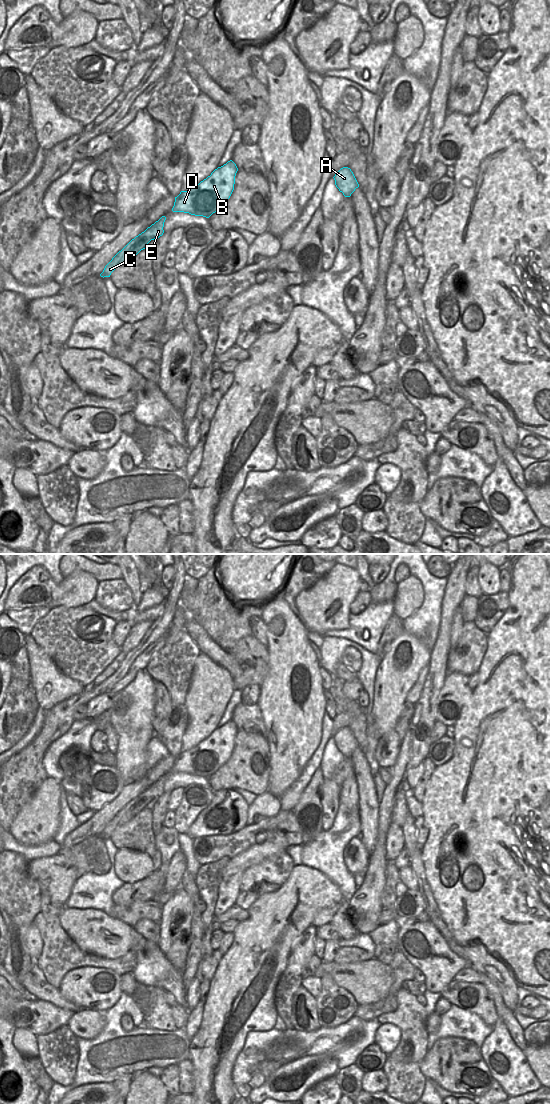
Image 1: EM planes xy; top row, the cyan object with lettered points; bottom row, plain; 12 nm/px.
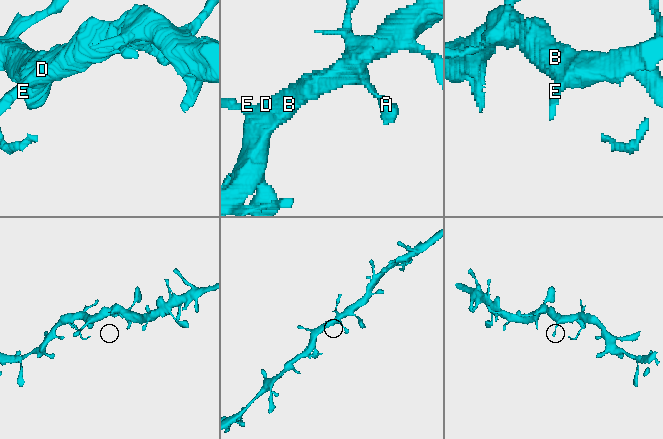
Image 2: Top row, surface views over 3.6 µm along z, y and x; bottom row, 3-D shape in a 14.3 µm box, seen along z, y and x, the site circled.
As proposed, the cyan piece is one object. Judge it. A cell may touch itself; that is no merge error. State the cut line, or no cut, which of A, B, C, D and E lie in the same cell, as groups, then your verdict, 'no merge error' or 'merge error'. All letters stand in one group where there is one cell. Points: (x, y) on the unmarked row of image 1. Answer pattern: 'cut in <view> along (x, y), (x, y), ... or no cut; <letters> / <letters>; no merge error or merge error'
no cut; A B C D E; no merge error

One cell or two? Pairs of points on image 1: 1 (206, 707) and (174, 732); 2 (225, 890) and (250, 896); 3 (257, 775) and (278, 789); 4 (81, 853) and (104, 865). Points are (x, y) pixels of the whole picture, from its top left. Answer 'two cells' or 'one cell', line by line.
1: two cells
2: two cells
3: two cells
4: one cell

